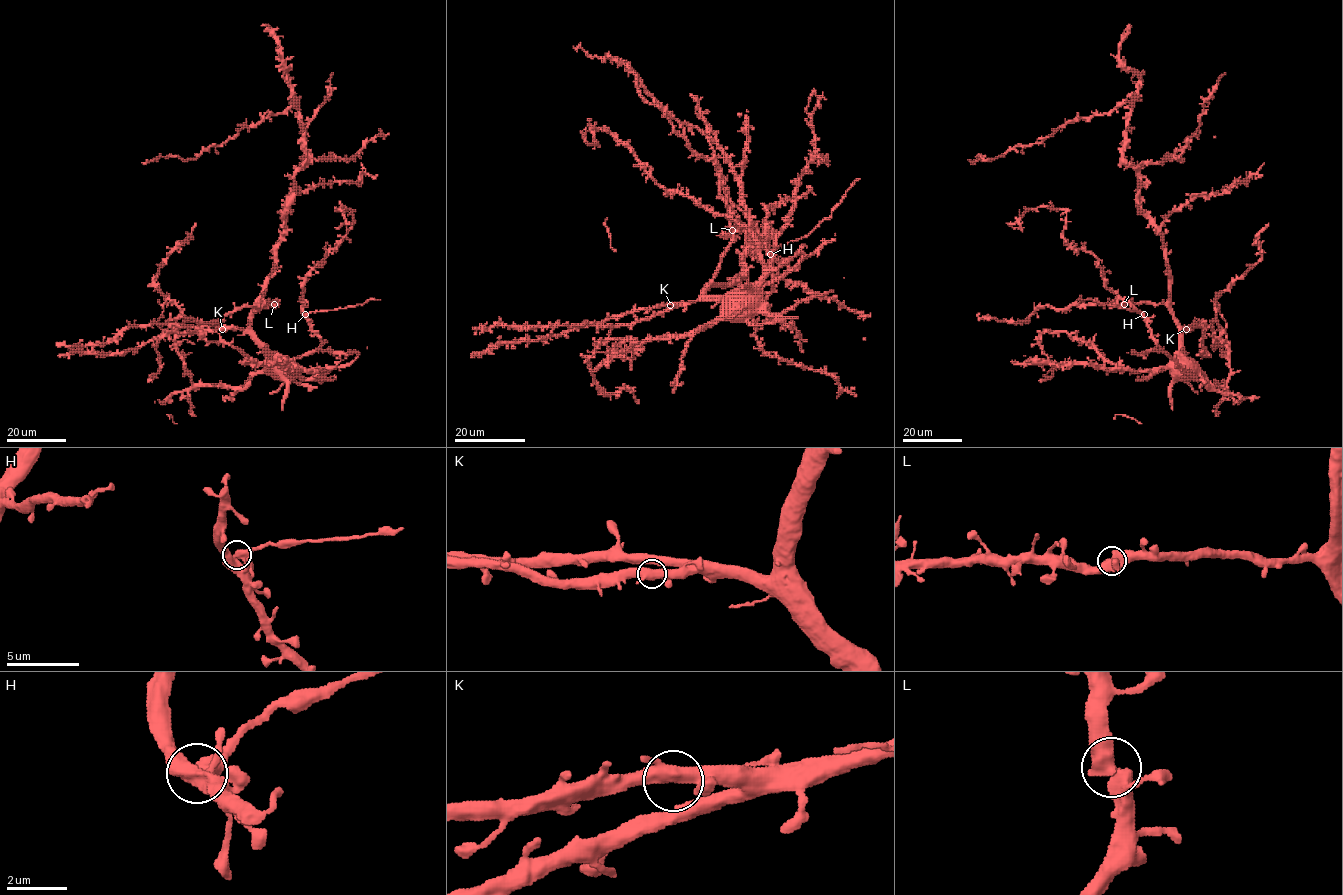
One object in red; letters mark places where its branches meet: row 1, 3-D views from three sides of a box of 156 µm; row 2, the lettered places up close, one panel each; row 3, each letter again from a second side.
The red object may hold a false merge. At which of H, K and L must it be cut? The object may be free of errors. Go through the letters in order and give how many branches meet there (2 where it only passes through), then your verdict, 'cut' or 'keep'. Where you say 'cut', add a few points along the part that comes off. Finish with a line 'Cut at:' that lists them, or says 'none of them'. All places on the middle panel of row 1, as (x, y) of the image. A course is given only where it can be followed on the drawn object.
H: branches 3; cut; course (770, 254), (780, 246), (806, 237), (827, 219), (848, 189), (859, 178)
K: branches 3; keep
L: branches 3; keep
Cut at: H

